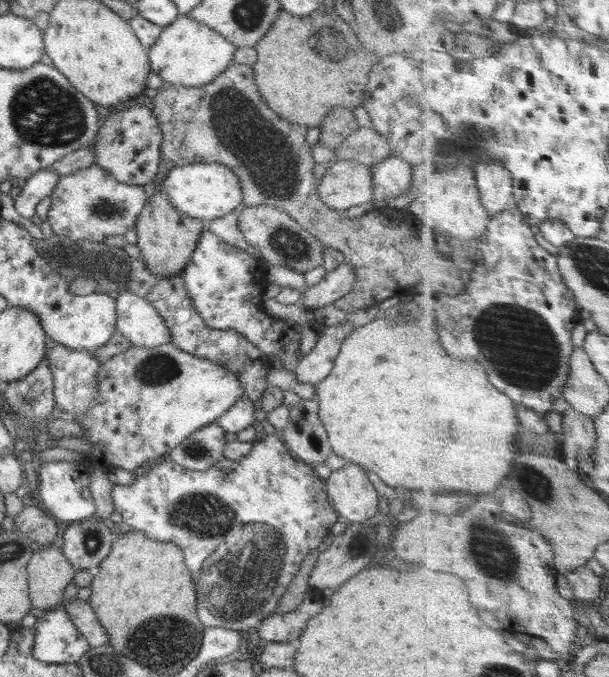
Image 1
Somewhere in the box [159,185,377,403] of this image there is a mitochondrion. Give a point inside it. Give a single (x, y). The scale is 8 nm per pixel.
(290, 245)

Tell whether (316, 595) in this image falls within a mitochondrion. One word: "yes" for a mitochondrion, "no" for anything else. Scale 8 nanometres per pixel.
no

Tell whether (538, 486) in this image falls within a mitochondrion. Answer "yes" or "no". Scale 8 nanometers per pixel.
yes

